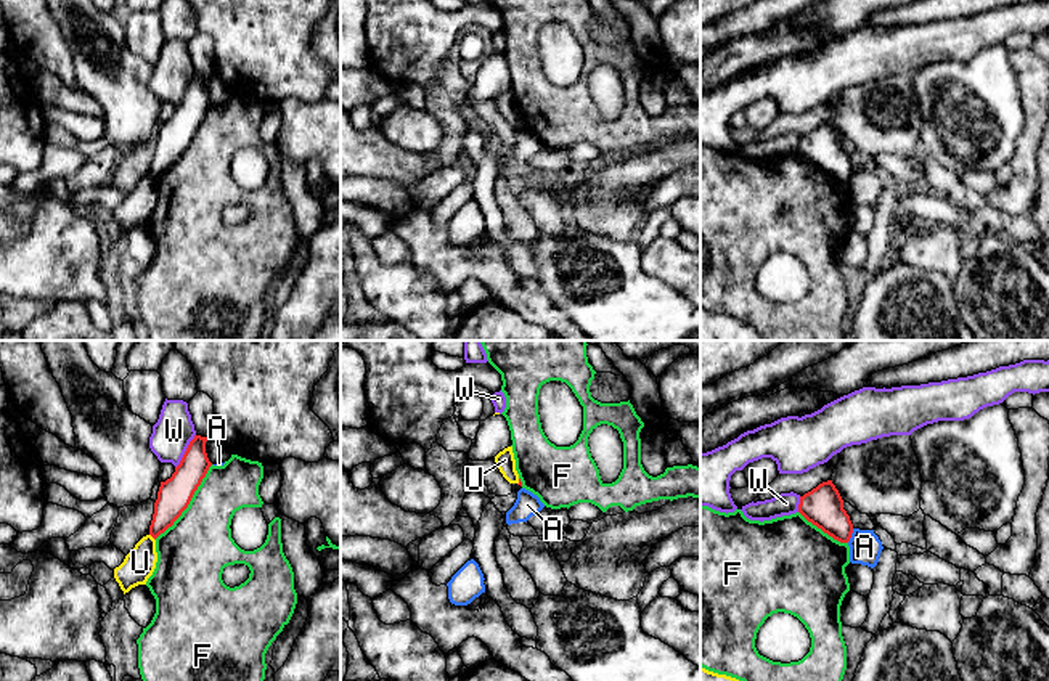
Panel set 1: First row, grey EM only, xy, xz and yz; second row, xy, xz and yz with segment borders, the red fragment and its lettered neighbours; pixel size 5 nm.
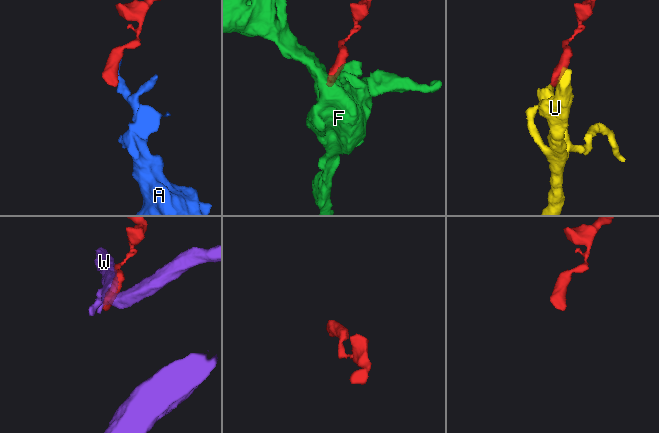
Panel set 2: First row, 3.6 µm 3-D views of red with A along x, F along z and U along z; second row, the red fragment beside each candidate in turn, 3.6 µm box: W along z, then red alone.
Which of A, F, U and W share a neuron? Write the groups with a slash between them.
A / F / U / W

